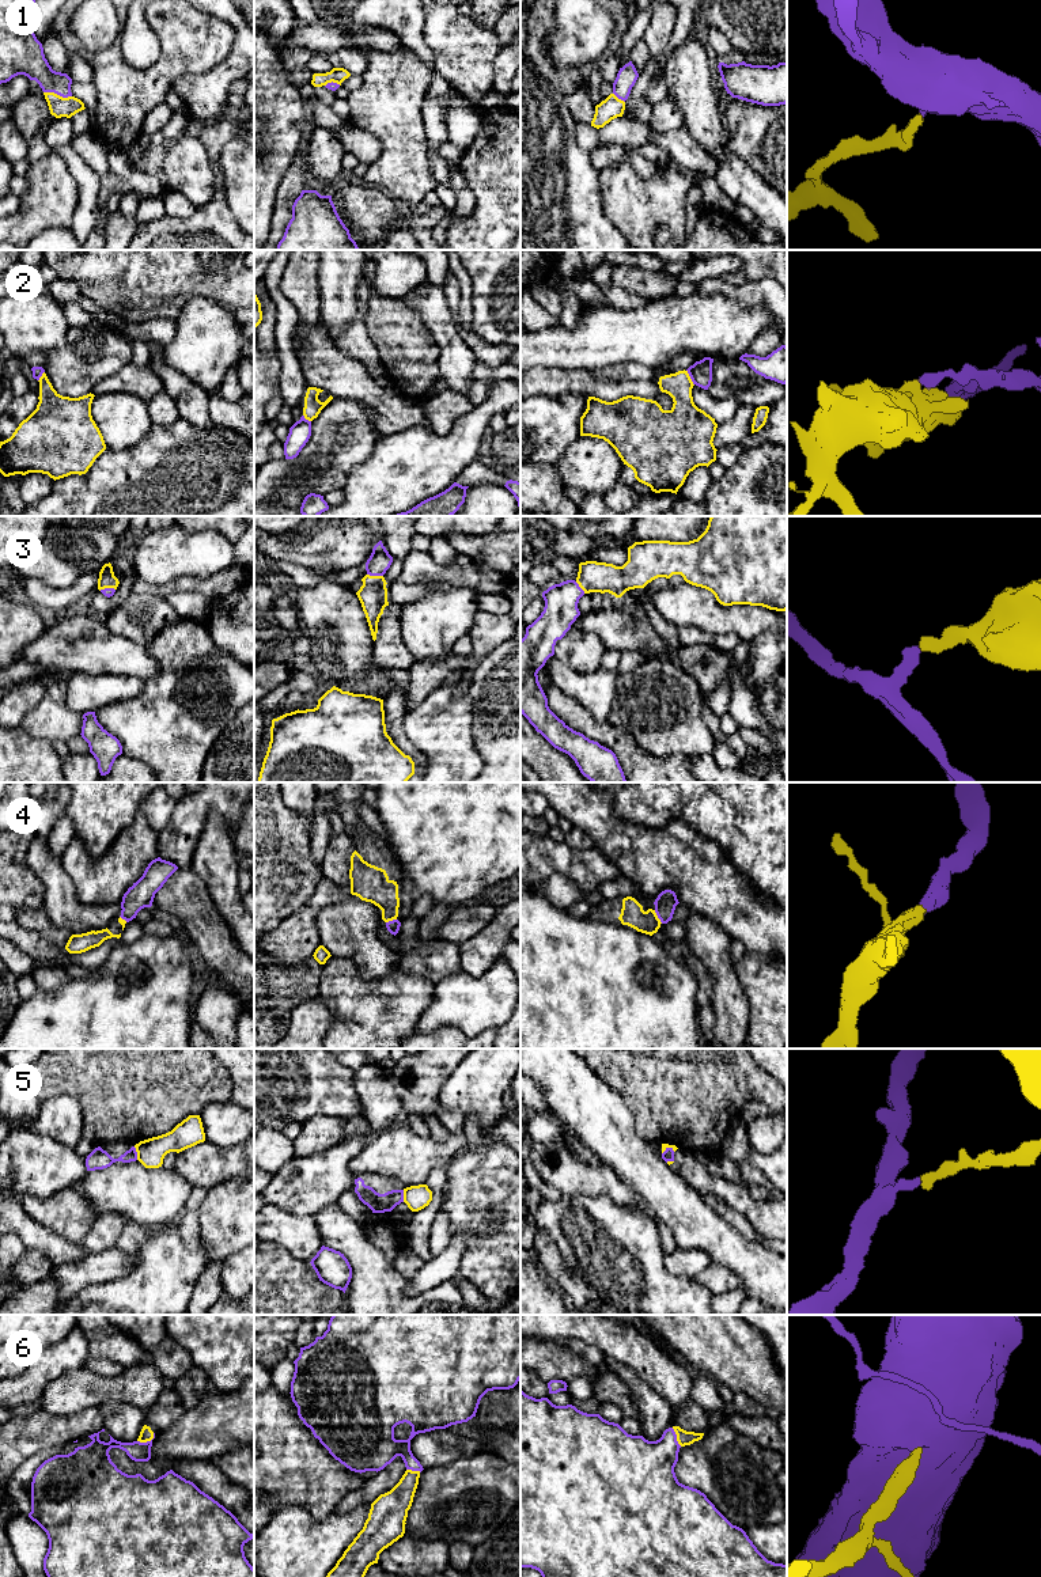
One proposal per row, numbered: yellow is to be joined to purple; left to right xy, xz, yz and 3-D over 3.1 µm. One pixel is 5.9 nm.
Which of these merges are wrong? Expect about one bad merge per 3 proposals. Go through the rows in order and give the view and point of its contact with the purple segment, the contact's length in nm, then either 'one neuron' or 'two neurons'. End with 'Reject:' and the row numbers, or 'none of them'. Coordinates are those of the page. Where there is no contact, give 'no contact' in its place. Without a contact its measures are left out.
1: meets purple in xy at (57, 94); contact 170 nm long; one neuron
2: meets purple in yz at (691, 378); contact 100 nm long; two neurons
3: meets purple in xz at (375, 575); contact 100 nm long; one neuron
4: meets purple in yz at (658, 917); contact 90 nm long; one neuron
5: meets purple in xy at (136, 1153); contact 80 nm long; two neurons
6: meets purple in xy at (147, 1441); contact 120 nm long; one neuron
Reject: 2, 5

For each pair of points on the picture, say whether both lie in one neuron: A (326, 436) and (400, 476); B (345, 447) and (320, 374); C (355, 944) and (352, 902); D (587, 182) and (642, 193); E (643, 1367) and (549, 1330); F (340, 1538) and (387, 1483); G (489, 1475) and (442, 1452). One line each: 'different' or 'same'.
A: different
B: different
C: same
D: different
E: same
F: different
G: different

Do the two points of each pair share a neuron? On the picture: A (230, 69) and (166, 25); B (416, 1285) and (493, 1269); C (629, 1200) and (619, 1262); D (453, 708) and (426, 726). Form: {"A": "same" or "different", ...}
{"A": "different", "B": "different", "C": "different", "D": "same"}

